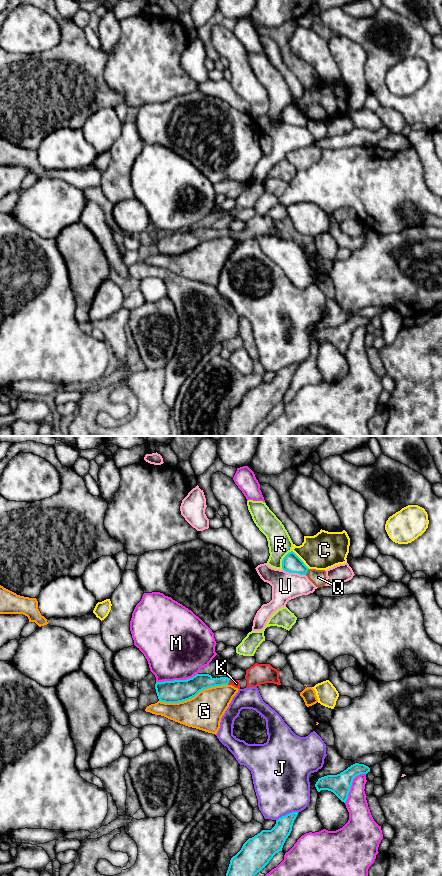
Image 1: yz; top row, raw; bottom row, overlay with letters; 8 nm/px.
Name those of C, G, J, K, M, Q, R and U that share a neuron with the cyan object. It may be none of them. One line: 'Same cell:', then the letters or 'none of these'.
Same cell: K

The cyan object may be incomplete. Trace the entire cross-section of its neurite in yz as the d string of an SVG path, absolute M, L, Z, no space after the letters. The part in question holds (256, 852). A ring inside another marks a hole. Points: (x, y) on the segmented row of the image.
M292 812L282 816L271 830L262 830L249 838L231 858L226 876L255 876L260 872L276 853L282 851L297 815L298 812Z

